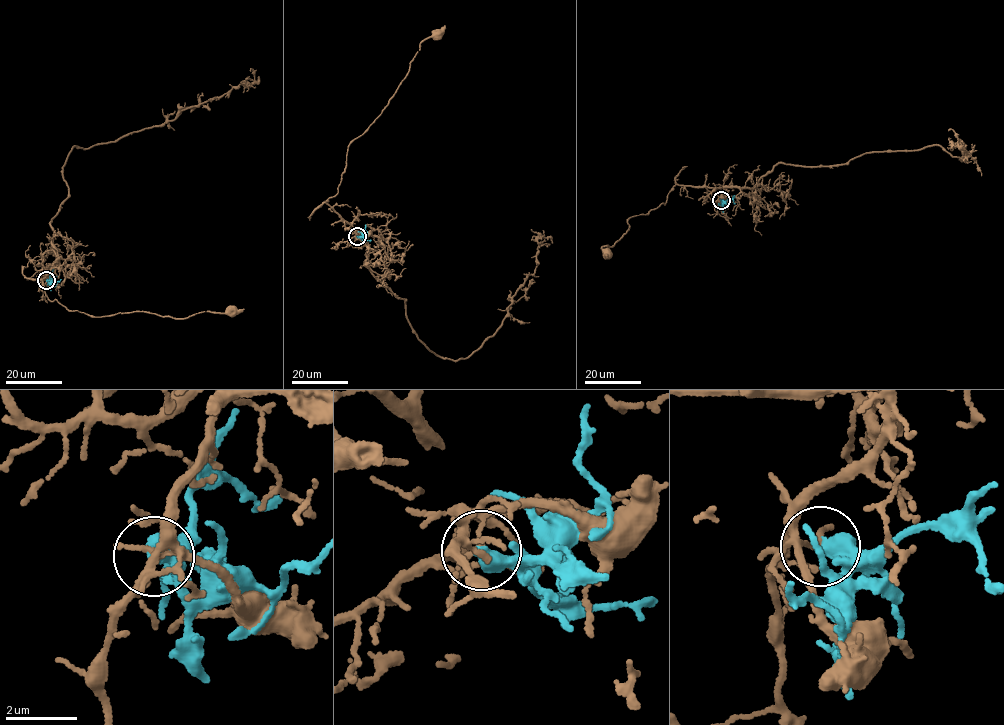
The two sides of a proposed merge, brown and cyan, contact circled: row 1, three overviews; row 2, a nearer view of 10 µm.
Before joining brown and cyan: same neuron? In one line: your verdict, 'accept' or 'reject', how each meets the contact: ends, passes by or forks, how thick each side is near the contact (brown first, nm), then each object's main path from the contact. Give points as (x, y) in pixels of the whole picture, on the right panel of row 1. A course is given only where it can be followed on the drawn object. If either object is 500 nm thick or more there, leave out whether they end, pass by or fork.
reject; 100 nm thick on the brown side, 500 nm on the other; brown runs (720, 200), (725, 187), (675, 185), (665, 204), (629, 217), (629, 230), (611, 247), (602, 248), (608, 253); cyan runs (721, 200), (731, 199), (735, 203)

